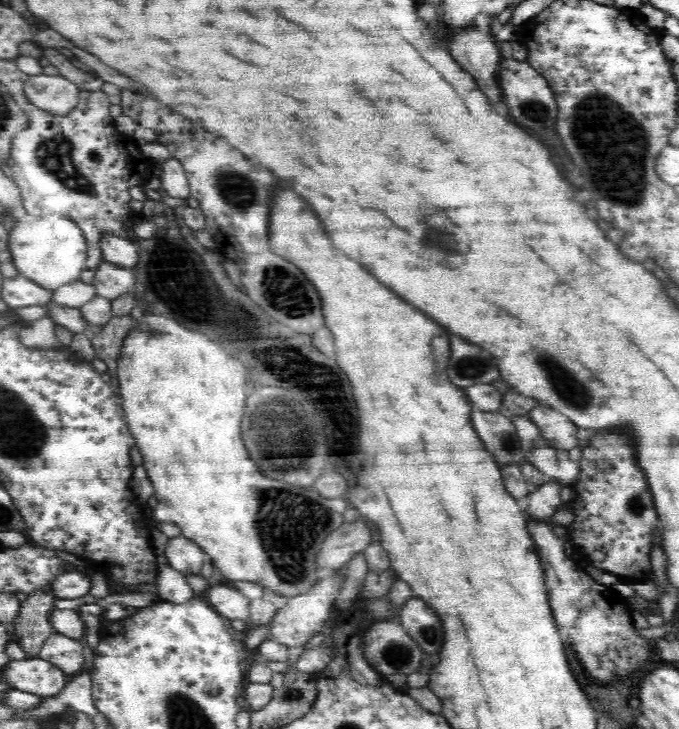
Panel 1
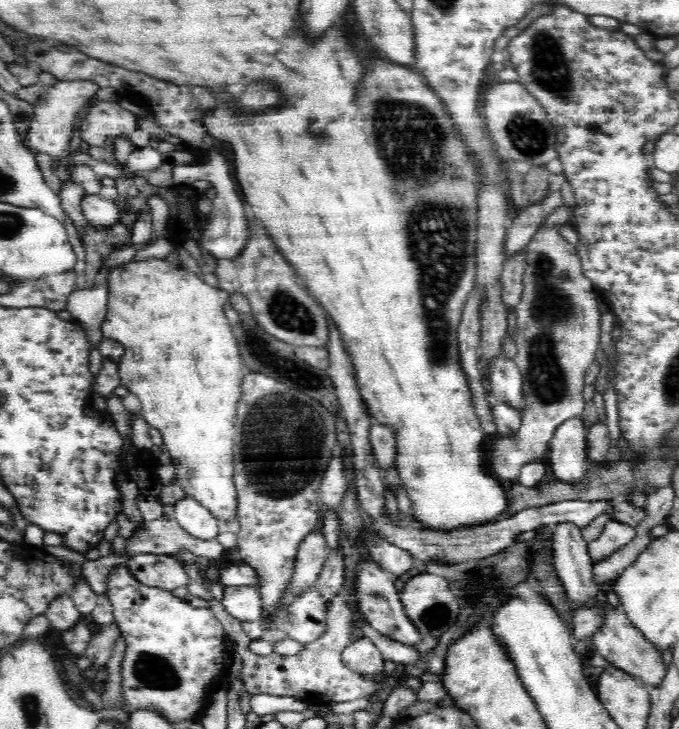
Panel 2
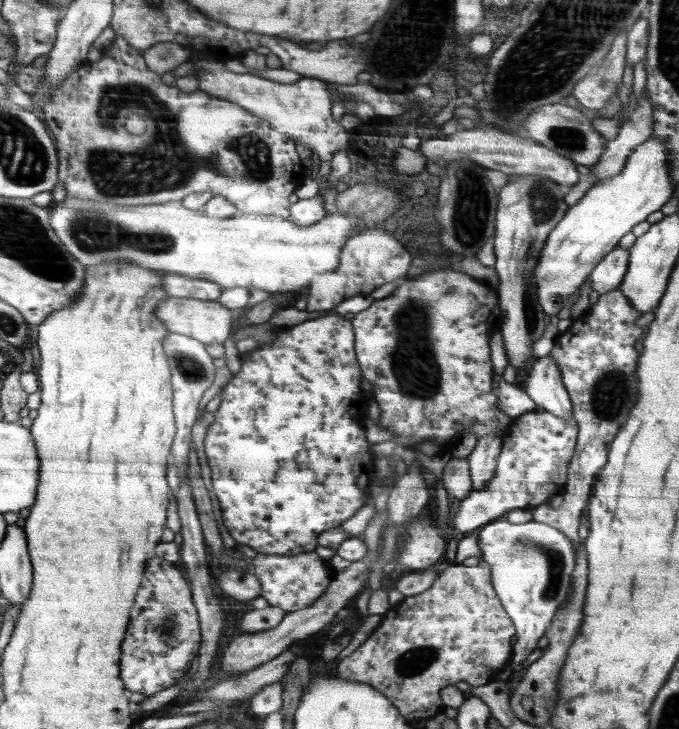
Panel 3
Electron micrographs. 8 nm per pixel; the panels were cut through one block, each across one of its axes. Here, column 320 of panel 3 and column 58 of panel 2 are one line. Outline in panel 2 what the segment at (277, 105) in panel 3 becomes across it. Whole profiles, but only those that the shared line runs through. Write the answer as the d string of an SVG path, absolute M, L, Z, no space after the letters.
M58 80L58 84L50 85L48 88L48 94L46 94L46 98L40 102L40 104L36 104L36 116L34 116L34 120L32 120L32 128L30 128L30 134L24 138L24 147L26 149L30 149L31 152L48 152L50 156L53 158L57 158L57 169L56 175L59 177L61 181L61 186L64 181L69 180L70 170L68 168L68 154L70 152L70 139L73 134L72 124L74 124L74 120L76 120L76 114L80 112L80 108L82 108L86 101L89 100L100 90L100 87L96 85L96 83L92 83L90 80L75 80L72 81L72 88L64 88L64 80Z

